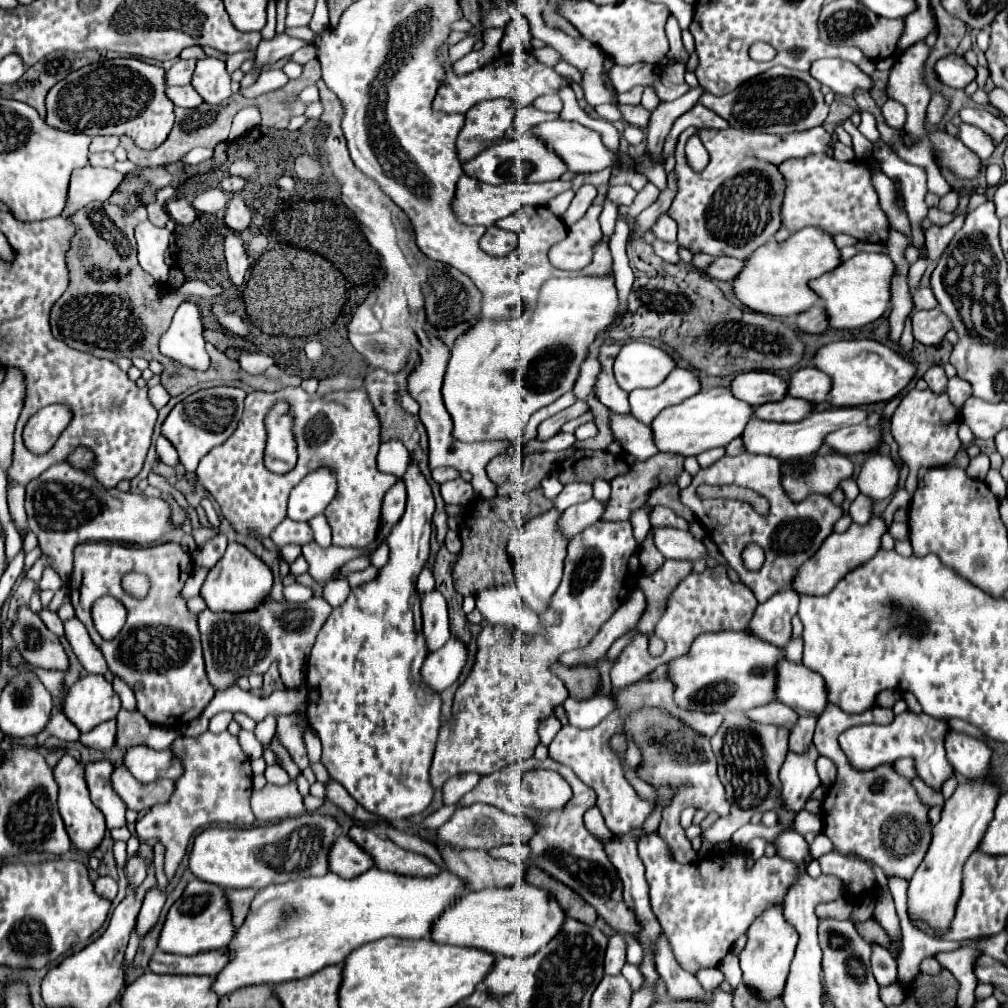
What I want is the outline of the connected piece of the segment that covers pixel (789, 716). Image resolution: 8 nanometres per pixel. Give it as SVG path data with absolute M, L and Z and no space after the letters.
M770 702L770 704L764 704L764 706L758 706L758 708L752 708L752 710L746 710L744 712L752 722L758 722L758 724L774 724L774 726L780 726L780 728L786 728L788 732L792 732L794 724L798 722L798 714L782 704L782 702Z

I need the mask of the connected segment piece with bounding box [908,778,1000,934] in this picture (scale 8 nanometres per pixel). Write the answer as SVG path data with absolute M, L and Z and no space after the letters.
M982 778L980 782L958 784L956 792L946 800L942 818L934 826L930 850L908 884L908 918L912 926L916 926L916 922L922 922L934 934L944 934L950 930L956 912L956 902L960 900L962 894L964 862L972 852L978 850L984 838L984 830L994 818L998 798L1000 798L1000 784L992 778Z

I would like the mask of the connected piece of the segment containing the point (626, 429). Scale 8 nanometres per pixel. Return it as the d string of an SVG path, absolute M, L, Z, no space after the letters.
M610 414L610 418L612 418L614 440L622 446L626 454L636 456L638 460L648 460L658 454L650 426L638 422L634 416Z

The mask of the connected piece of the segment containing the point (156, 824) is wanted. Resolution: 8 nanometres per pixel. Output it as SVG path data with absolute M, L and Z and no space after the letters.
M204 732L196 738L178 736L172 742L170 750L174 752L176 758L180 758L184 772L174 782L172 796L166 802L152 806L136 822L136 834L140 838L154 838L164 846L164 874L168 882L174 878L196 828L214 822L246 828L256 822L250 808L250 796L252 796L250 758L240 750L236 736L232 736L230 732L220 734Z

